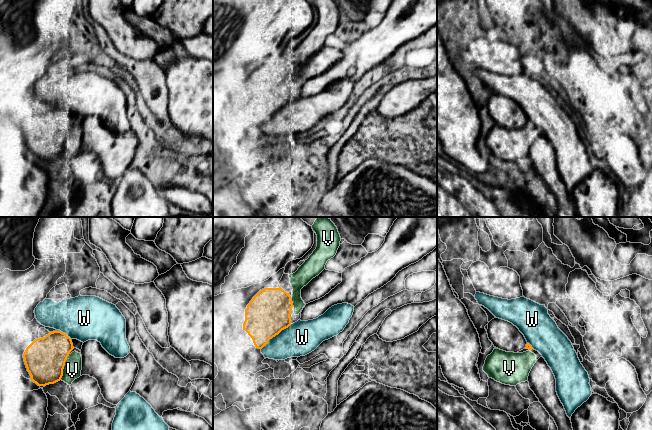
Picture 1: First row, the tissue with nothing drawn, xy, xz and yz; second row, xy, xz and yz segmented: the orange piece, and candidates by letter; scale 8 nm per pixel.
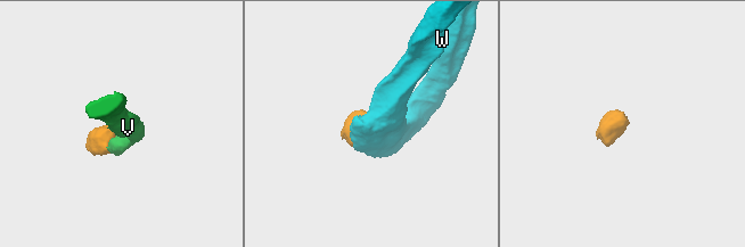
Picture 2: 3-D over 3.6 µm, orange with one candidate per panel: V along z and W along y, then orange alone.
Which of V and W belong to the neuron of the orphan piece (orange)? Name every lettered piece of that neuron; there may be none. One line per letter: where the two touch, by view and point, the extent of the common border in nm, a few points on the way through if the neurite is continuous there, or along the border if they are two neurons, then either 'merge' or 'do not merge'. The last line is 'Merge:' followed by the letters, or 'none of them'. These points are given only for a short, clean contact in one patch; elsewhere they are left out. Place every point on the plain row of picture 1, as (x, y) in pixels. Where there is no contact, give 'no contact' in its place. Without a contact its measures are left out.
V: xy (64, 141) | 220 nm | merge
W: xz (275, 111) | 320 nm | do not merge
Merge: V

